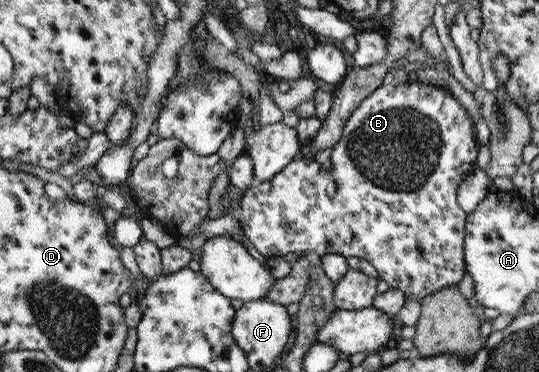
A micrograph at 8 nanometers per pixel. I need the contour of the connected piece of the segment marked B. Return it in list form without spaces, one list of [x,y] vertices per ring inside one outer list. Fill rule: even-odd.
[[[422,79],[410,80],[401,84],[382,85],[366,97],[343,127],[341,138],[334,145],[331,153],[331,168],[323,167],[315,160],[300,158],[292,160],[280,173],[272,179],[250,185],[240,199],[238,218],[241,229],[250,239],[257,251],[266,258],[279,258],[288,253],[302,252],[316,258],[338,253],[348,259],[352,256],[366,258],[377,271],[377,277],[384,279],[390,288],[403,291],[407,299],[422,300],[430,293],[436,293],[444,287],[458,285],[466,275],[464,261],[464,240],[467,213],[458,205],[458,186],[462,178],[476,167],[480,143],[476,134],[476,125],[472,122],[468,111],[462,107],[458,99],[454,99],[448,88],[434,86]]]

